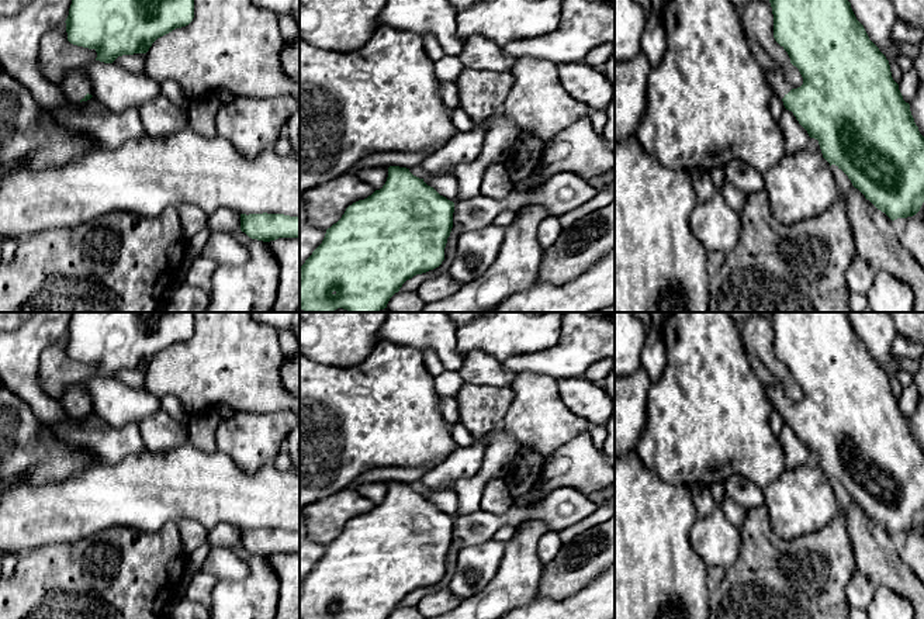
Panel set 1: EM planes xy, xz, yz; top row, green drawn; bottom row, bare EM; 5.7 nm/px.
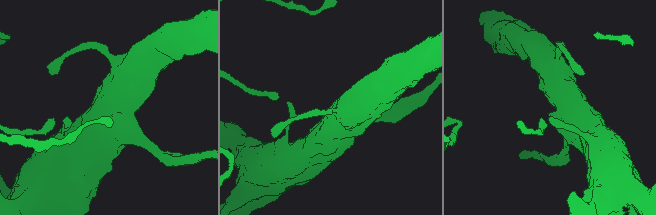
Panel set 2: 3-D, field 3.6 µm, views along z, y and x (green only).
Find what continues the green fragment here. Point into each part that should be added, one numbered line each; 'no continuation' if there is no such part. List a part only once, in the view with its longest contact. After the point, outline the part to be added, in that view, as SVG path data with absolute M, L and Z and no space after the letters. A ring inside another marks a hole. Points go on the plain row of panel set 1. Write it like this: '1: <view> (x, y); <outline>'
1: xy (75, 400); M75 384L68 387L59 400L66 414L73 418L80 418L82 414L89 408L94 411L94 405L90 394L83 384Z

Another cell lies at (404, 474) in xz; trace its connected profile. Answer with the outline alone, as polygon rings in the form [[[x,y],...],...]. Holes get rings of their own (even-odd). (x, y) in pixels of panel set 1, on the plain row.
[[[423,464],[419,467],[380,467],[364,471],[361,476],[359,476],[352,485],[357,484],[367,484],[367,483],[376,483],[376,481],[399,481],[412,484],[415,481],[419,481],[419,478],[432,470],[433,466]]]

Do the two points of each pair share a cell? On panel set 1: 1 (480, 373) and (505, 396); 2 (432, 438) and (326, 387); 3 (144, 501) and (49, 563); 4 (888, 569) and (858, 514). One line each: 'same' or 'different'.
1: different
2: same
3: different
4: same

